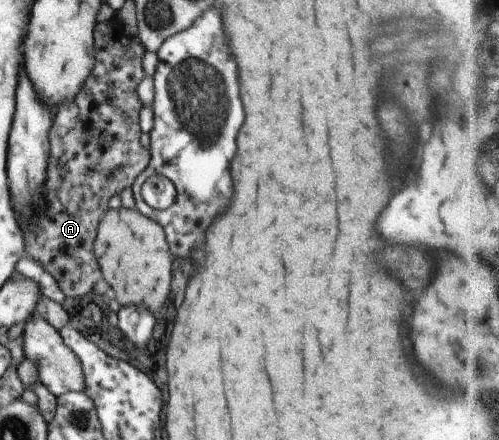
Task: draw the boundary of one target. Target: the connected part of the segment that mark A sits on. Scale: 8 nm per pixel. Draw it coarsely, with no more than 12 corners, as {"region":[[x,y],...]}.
{"region":[[95,24],[96,64],[53,108],[26,256],[69,298],[102,278],[110,198],[150,162],[147,51]]}

